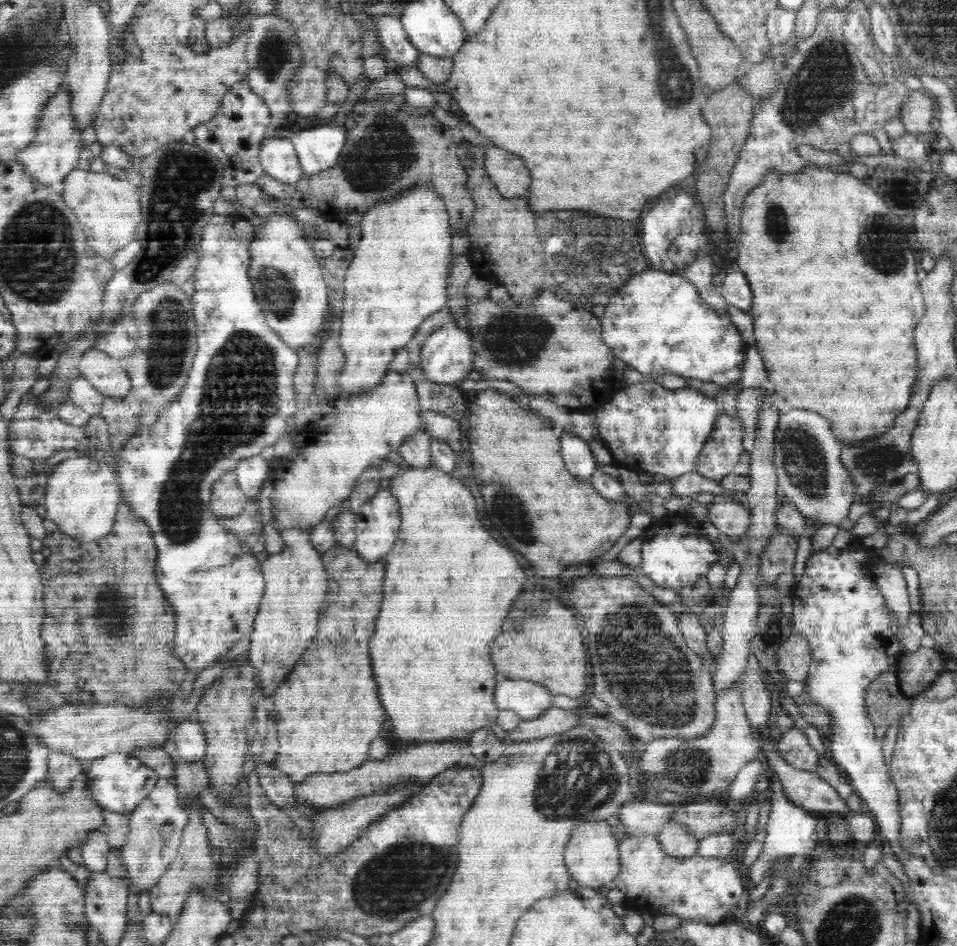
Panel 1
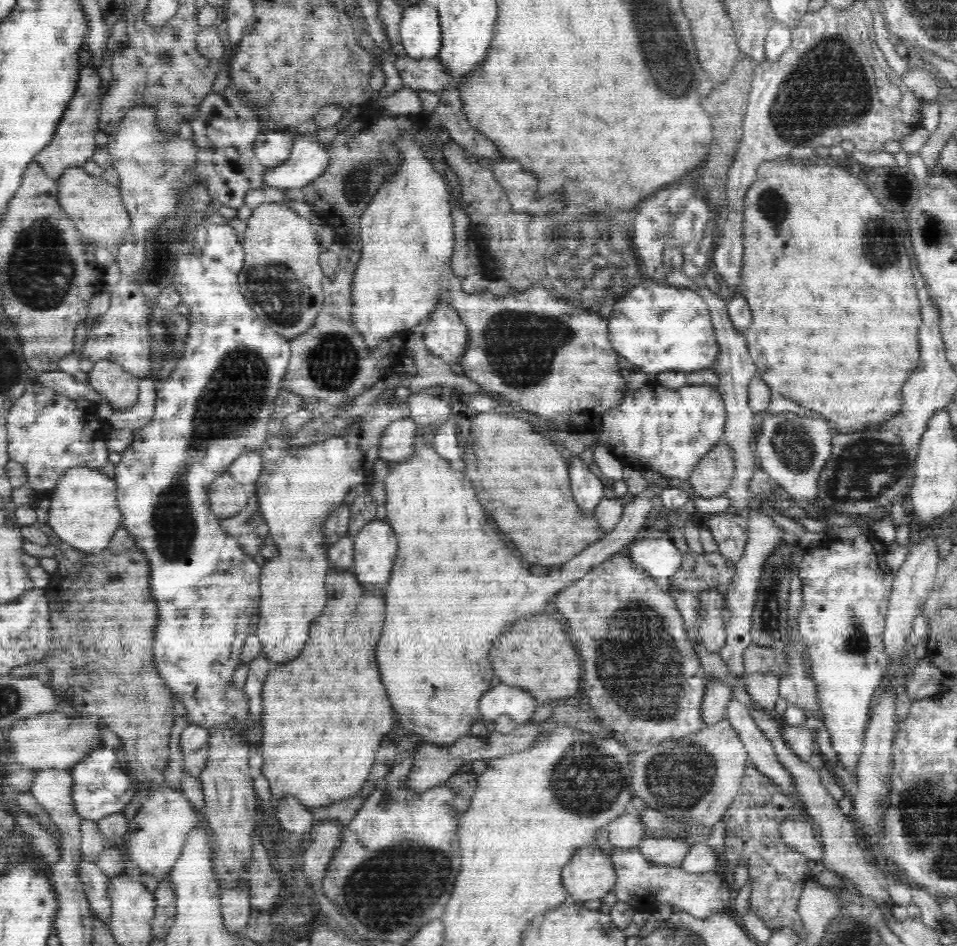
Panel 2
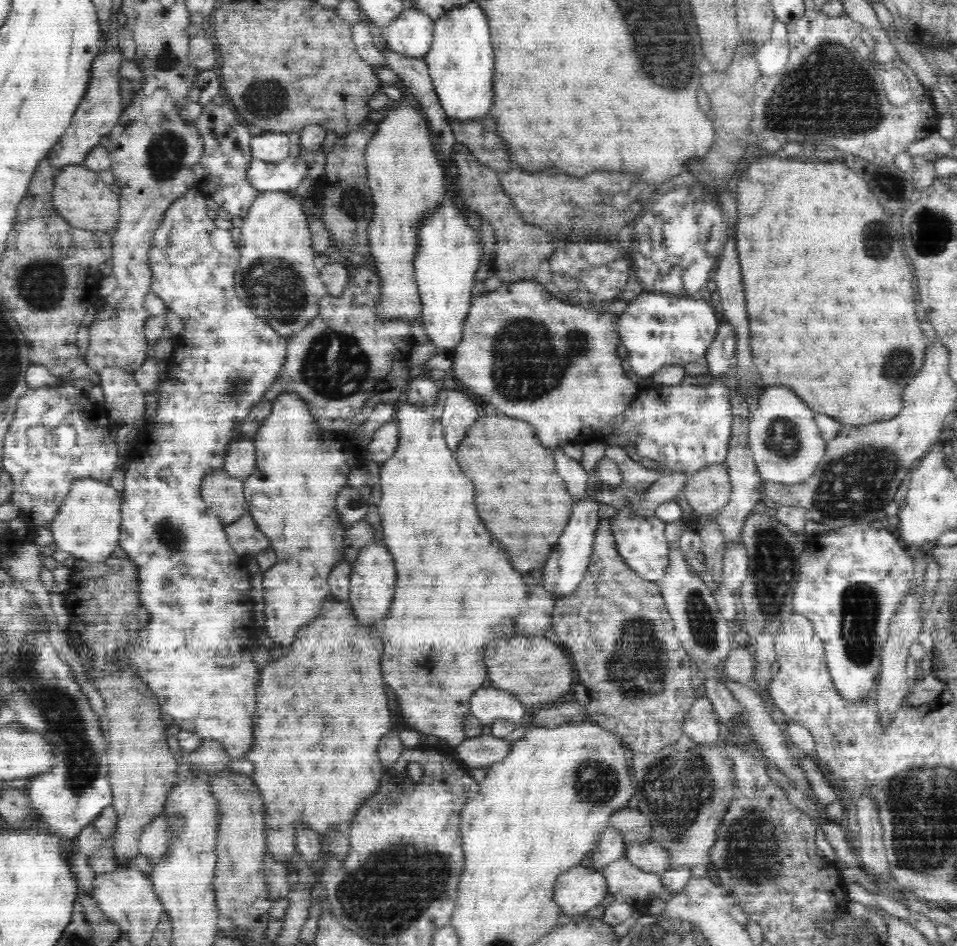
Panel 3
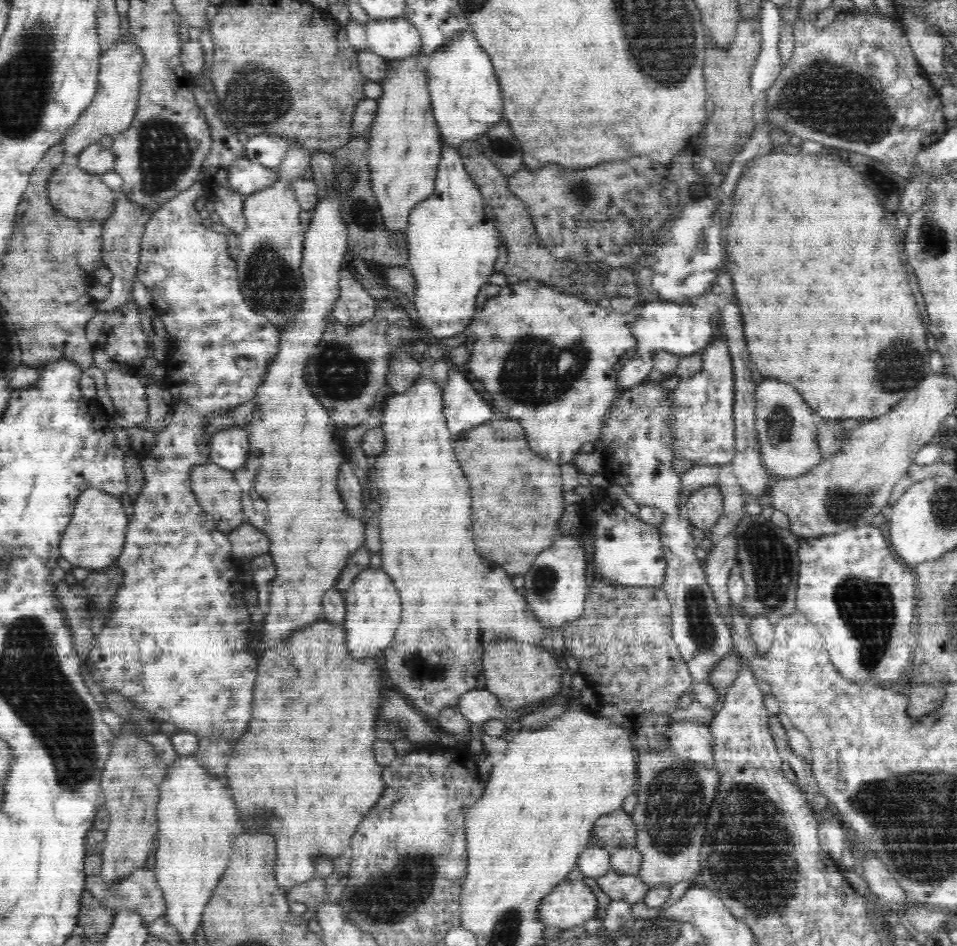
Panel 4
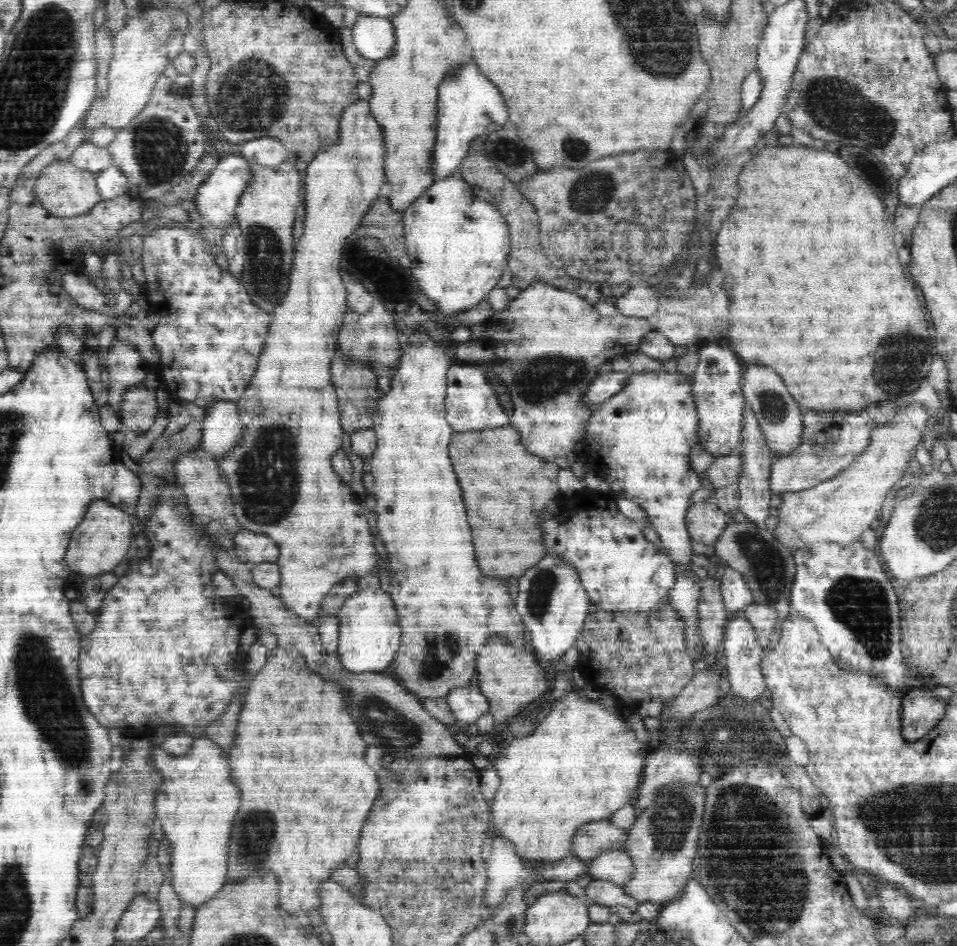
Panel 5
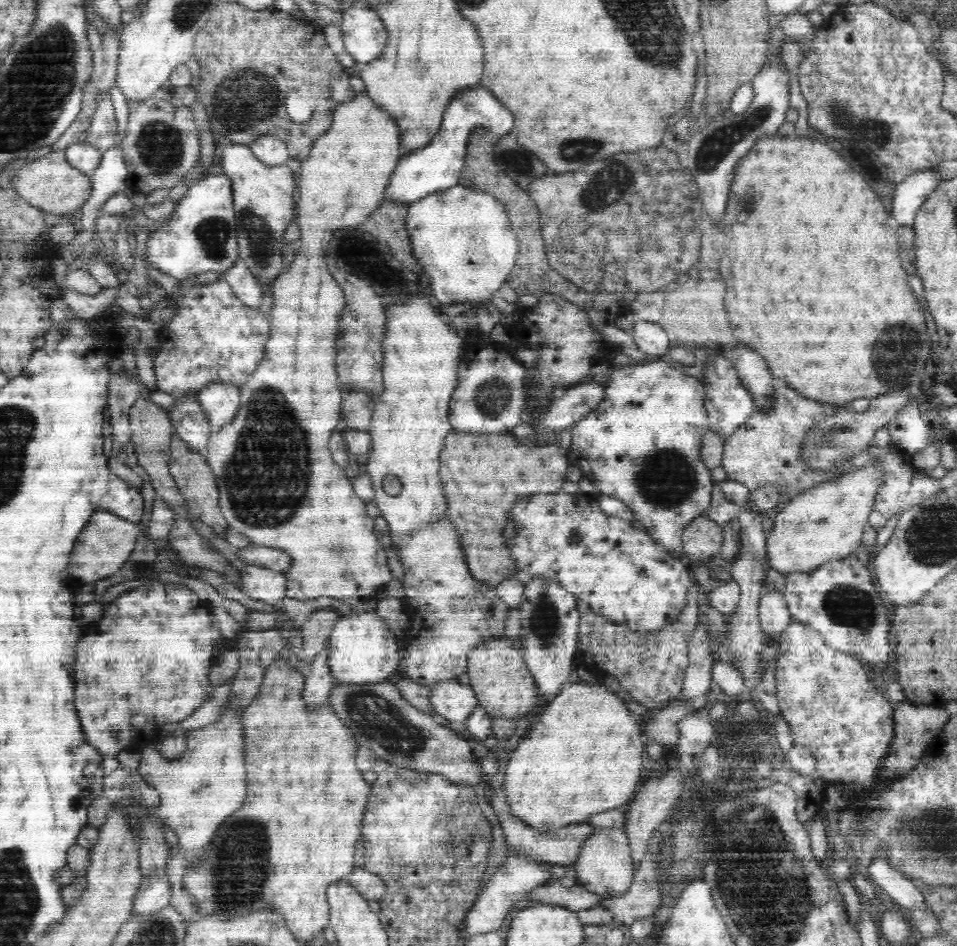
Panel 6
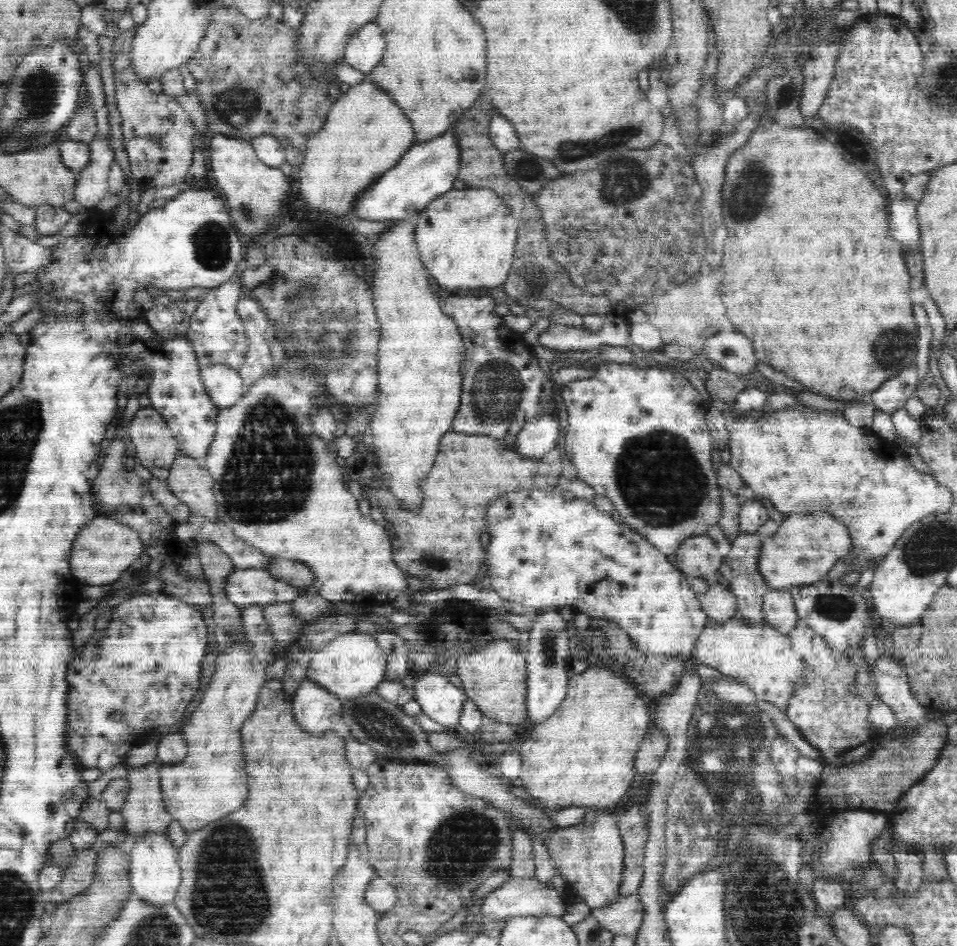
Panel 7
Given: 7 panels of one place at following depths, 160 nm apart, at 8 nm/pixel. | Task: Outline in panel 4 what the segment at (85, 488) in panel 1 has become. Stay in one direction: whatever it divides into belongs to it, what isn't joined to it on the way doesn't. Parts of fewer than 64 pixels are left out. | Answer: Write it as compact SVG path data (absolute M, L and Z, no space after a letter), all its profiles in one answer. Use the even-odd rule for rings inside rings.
M87 489L75 502L71 524L60 540L60 553L73 567L90 570L110 567L122 553L129 526L122 502L100 489Z

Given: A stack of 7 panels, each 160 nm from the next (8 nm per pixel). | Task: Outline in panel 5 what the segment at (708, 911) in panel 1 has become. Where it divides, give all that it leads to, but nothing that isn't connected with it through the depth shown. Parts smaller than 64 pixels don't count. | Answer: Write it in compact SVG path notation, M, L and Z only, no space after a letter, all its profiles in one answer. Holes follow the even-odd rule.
M592 880L585 887L584 892L590 903L600 906L606 905L616 910L630 910L632 913L639 907L634 897L625 893L622 884L614 884L609 880Z

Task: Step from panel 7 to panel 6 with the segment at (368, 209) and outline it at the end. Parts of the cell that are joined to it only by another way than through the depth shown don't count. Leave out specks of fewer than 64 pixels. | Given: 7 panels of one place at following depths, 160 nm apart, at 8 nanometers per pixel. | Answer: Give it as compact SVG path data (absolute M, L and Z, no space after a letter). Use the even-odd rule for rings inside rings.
M476 84L472 88L462 88L462 91L448 102L441 126L428 146L420 151L410 152L409 155L403 155L399 159L387 184L384 200L402 202L409 206L424 196L458 185L465 165L469 136L476 127L492 131L497 139L506 136L514 128L514 116L510 114L510 110L502 102L498 102L492 96L492 92L481 84Z

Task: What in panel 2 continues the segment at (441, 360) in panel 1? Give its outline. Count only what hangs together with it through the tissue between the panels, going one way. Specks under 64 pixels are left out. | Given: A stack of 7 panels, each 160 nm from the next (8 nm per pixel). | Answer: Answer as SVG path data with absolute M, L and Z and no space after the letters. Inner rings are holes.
M438 306L426 320L426 348L444 363L460 362L470 341L467 326L452 307Z

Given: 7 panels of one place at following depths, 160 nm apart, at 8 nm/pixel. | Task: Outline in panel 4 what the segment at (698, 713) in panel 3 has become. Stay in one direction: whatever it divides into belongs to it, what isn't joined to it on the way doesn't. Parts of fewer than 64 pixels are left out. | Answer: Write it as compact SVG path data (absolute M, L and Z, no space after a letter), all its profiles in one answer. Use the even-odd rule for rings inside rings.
M675 720L664 735L665 740L668 740L667 750L676 753L682 760L692 760L704 768L711 768L715 764L712 758L714 738L704 723Z

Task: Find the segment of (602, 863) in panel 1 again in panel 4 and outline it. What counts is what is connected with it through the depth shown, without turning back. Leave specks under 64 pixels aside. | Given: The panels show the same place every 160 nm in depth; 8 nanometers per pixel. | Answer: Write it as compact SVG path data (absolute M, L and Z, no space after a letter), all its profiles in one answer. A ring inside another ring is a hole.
M564 882L542 899L540 919L552 928L574 928L584 925L598 909L596 896L584 882Z

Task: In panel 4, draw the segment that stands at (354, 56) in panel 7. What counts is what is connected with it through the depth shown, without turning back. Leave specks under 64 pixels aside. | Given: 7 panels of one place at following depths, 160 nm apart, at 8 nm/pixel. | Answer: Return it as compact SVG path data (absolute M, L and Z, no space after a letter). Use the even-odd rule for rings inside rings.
M406 18L371 19L366 29L368 51L387 61L408 59L423 52L424 38L413 22Z

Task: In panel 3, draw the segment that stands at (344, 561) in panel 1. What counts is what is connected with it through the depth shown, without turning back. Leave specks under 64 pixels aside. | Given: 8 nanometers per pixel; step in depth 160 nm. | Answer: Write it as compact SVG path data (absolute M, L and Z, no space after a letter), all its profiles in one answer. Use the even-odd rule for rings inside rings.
M326 600L321 610L314 622L298 632L298 640L294 640L284 658L260 666L253 747L242 756L254 766L251 778L262 795L267 814L267 852L282 865L291 861L300 863L294 836L298 822L304 822L323 840L328 830L344 822L350 826L358 808L378 791L385 769L376 746L386 732L393 730L380 672L382 642L376 628L360 628L352 618L353 607L348 601Z

